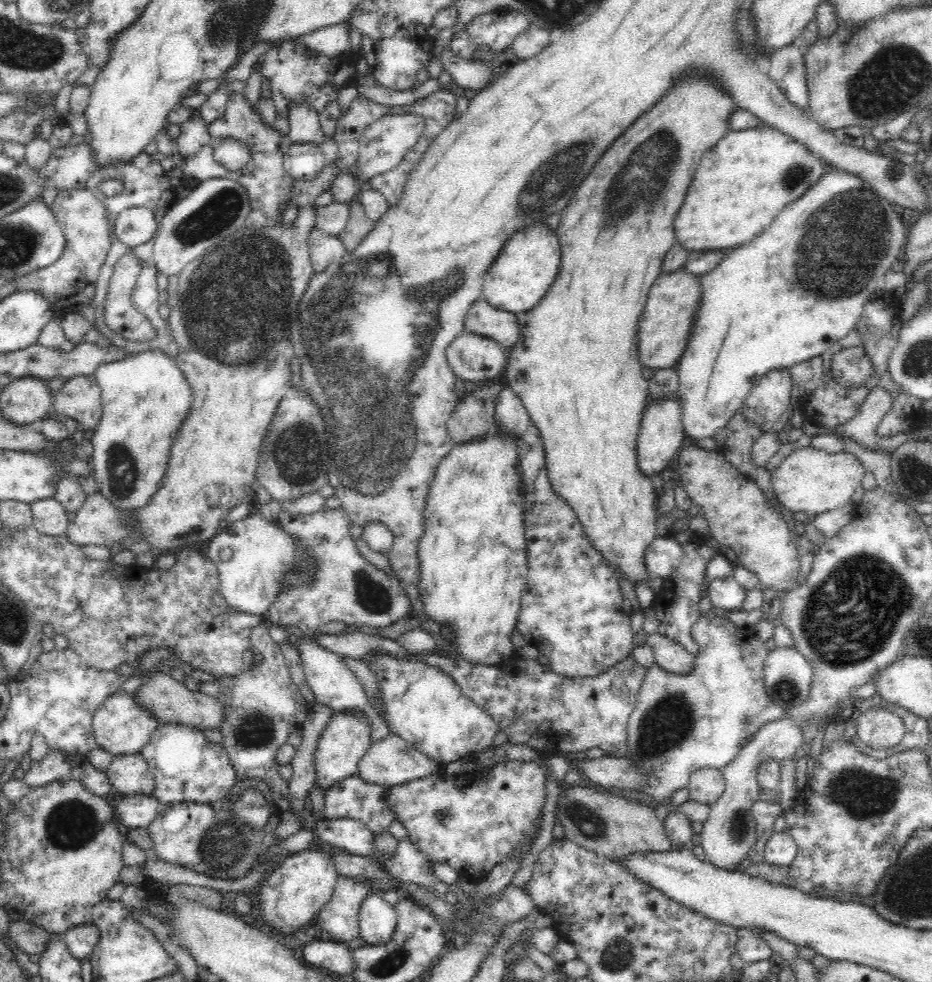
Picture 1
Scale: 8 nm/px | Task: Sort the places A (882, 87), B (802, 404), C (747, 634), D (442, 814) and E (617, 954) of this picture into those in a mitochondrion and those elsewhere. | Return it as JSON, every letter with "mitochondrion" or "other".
{"A":"mitochondrion","B":"other","C":"other","D":"mitochondrion","E":"mitochondrion"}

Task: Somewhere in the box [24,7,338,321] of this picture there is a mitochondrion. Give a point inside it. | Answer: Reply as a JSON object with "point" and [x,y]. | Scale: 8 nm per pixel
{"point":[211,219]}

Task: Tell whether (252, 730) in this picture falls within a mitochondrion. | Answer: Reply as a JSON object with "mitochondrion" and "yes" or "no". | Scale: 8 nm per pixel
{"mitochondrion":"yes"}

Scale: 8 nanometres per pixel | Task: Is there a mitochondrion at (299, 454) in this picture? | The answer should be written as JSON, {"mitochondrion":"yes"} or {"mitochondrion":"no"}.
{"mitochondrion":"yes"}

